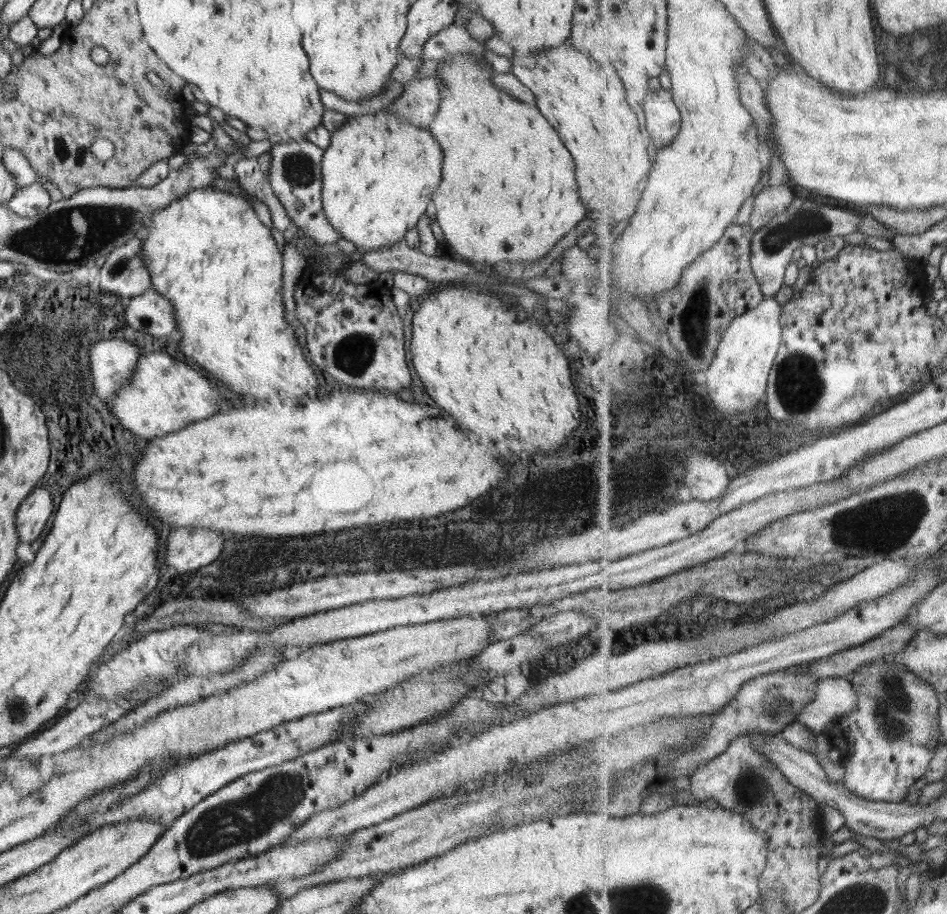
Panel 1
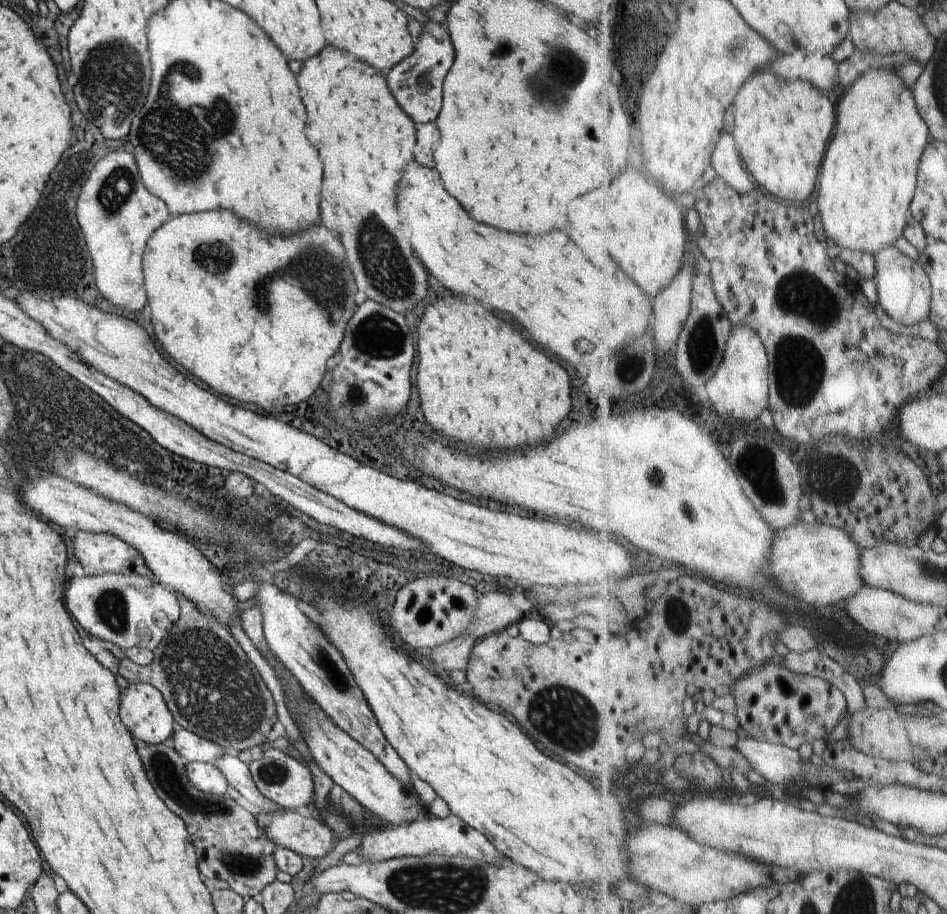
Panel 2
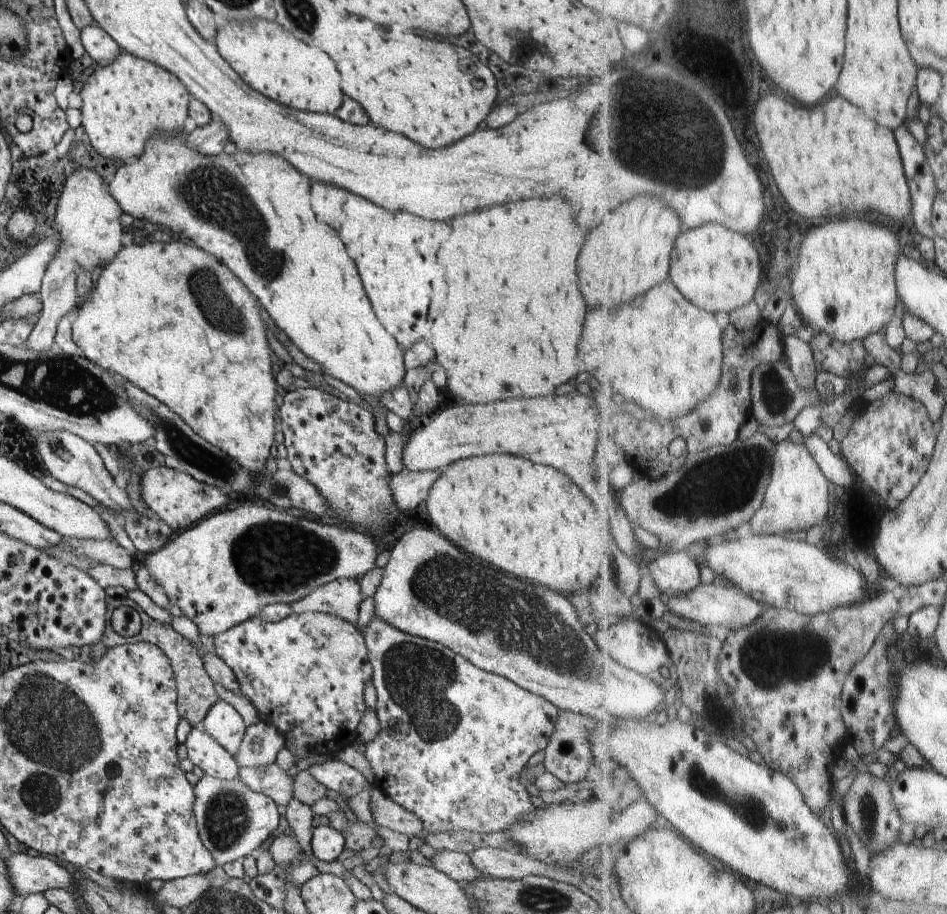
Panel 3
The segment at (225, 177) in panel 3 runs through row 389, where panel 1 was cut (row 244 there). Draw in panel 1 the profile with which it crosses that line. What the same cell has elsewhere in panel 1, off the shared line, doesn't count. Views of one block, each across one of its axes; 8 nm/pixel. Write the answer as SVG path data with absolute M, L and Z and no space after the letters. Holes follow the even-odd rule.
M383 109L375 114L366 114L357 118L351 117L347 124L338 127L332 132L330 144L325 149L322 157L322 208L324 208L326 220L334 226L334 230L340 234L340 238L348 240L348 242L352 242L356 246L357 254L376 252L376 250L380 250L384 246L392 246L392 244L404 239L406 233L415 228L418 219L427 212L428 202L432 200L432 193L438 187L440 177L442 177L442 152L440 152L440 146L434 142L434 136L430 132L411 126L401 117L393 115L392 112Z

